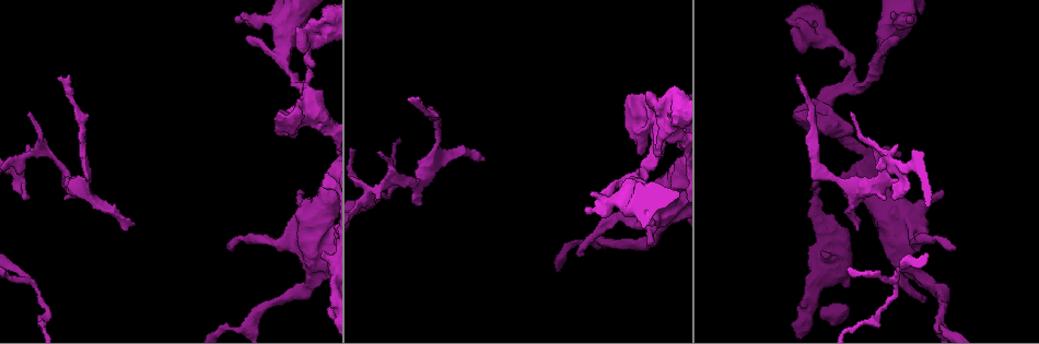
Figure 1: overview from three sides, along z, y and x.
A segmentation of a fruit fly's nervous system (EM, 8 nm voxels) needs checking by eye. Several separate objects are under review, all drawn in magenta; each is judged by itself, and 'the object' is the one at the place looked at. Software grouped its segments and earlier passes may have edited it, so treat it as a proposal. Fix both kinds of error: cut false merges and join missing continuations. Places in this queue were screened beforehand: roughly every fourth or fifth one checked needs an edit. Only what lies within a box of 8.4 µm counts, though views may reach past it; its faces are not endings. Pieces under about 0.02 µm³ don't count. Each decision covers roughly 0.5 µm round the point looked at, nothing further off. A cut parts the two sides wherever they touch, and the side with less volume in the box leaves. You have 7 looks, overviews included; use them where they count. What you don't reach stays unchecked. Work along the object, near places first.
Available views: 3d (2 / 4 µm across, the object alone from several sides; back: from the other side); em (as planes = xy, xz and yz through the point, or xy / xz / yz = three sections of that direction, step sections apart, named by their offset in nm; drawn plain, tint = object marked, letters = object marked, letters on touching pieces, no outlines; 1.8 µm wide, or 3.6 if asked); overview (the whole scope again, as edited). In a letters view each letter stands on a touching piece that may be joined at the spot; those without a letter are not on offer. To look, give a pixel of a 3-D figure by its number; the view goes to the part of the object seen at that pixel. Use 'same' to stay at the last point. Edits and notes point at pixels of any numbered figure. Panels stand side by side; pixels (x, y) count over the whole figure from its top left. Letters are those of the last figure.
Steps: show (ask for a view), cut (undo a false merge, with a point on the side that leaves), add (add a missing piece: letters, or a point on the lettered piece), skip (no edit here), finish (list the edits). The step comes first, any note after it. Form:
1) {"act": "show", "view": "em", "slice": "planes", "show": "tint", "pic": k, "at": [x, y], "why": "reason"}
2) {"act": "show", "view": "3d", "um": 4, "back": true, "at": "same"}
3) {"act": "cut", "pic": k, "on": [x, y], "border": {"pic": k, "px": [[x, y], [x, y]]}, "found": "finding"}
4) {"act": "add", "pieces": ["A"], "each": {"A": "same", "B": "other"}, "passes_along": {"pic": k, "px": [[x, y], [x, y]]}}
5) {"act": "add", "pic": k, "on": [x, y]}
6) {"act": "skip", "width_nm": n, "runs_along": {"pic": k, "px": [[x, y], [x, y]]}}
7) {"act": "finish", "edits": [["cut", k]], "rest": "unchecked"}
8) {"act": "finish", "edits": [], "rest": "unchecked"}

{"act": "show", "view": "em", "slice": "xy", "step": 4, "show": "tint", "pic": 1, "at": [798, 80], "why": "thin end"}

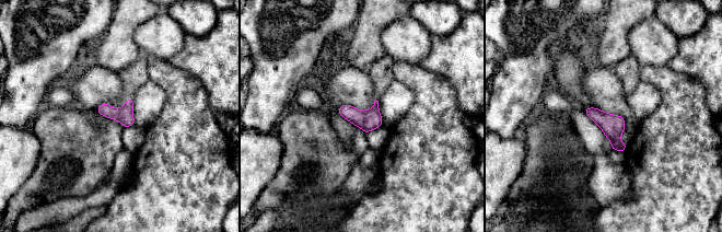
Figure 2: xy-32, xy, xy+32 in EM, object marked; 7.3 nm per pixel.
{"act": "show", "view": "em", "slice": "planes", "show": "letters", "at": "same", "why": "cut it another way"}

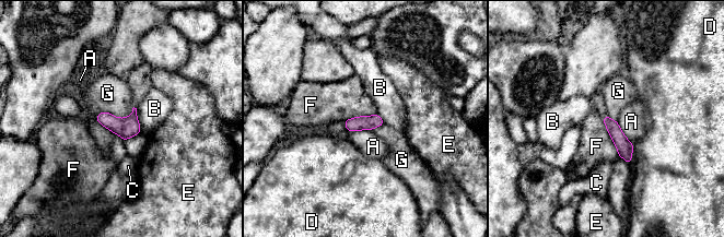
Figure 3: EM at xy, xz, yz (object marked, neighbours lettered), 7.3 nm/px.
{"act": "skip", "each": {"A": "other", "B": "other", "C": "other", "D": "other", "E": "other", "F": "other", "G": "other"}, "found": "no lettered piece goes on from it"}

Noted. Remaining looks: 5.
{"act": "show", "view": "3d", "um": 4, "pic": 1, "at": [858, 223], "why": "thin end"}

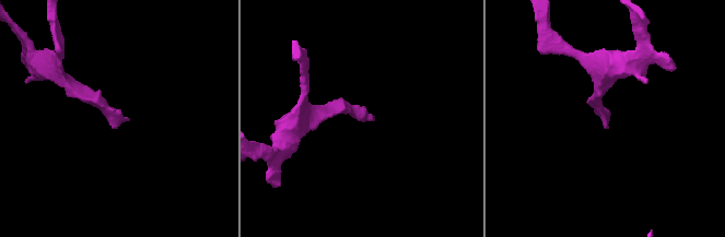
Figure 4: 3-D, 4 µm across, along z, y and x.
{"act": "show", "view": "em", "slice": "yz", "step": 4, "show": "letters", "pic": 4, "at": [372, 117], "why": "need the tissue"}

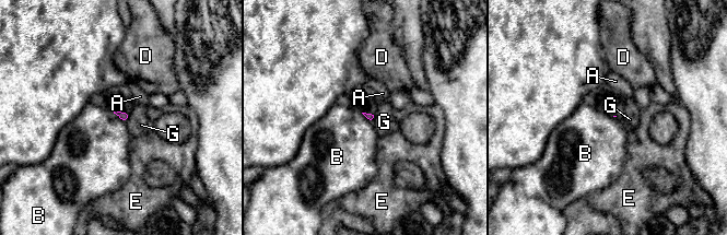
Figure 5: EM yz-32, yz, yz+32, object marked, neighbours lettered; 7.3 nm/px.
{"act": "show", "view": "em", "slice": "planes", "show": "letters", "at": "same", "why": "another direction"}

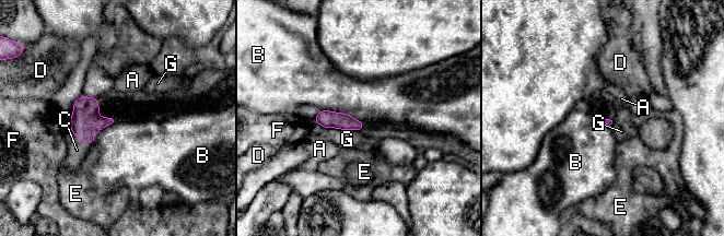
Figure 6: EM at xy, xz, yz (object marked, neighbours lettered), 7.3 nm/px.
{"act": "add", "pieces": ["C"], "each": {"A": "other", "B": "other", "C": "same", "D": "other", "E": "other", "F": "other", "G": "other"}, "passes_along": {"pic": 6, "px": [[85, 121], [82, 141], [77, 150]]}, "found": "it goes on there"}

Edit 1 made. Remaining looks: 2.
{"act": "show", "view": "em", "slice": "planes", "show": "letters", "pic": 1, "at": [421, 203], "why": "an open end"}

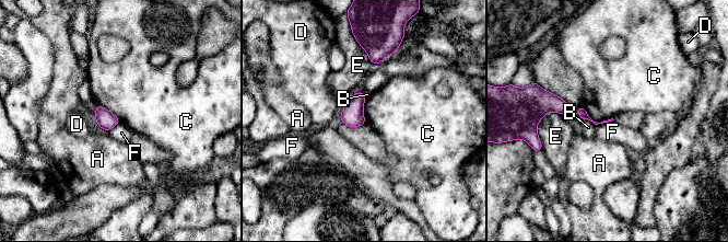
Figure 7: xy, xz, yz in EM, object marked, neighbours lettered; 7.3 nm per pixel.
{"act": "skip", "longest_contact_nm": ["E", 320], "each": {"A": "other", "B": "other", "C": "other", "D": "other", "E": "other", "F": "other"}, "border": {"pic": 7, "px": [[583, 107], [594, 120], [612, 118]]}, "found": "no lettered piece goes on from it"}

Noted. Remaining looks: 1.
{"act": "finish", "edits": [["add", 6]], "rest": "unchecked"}

